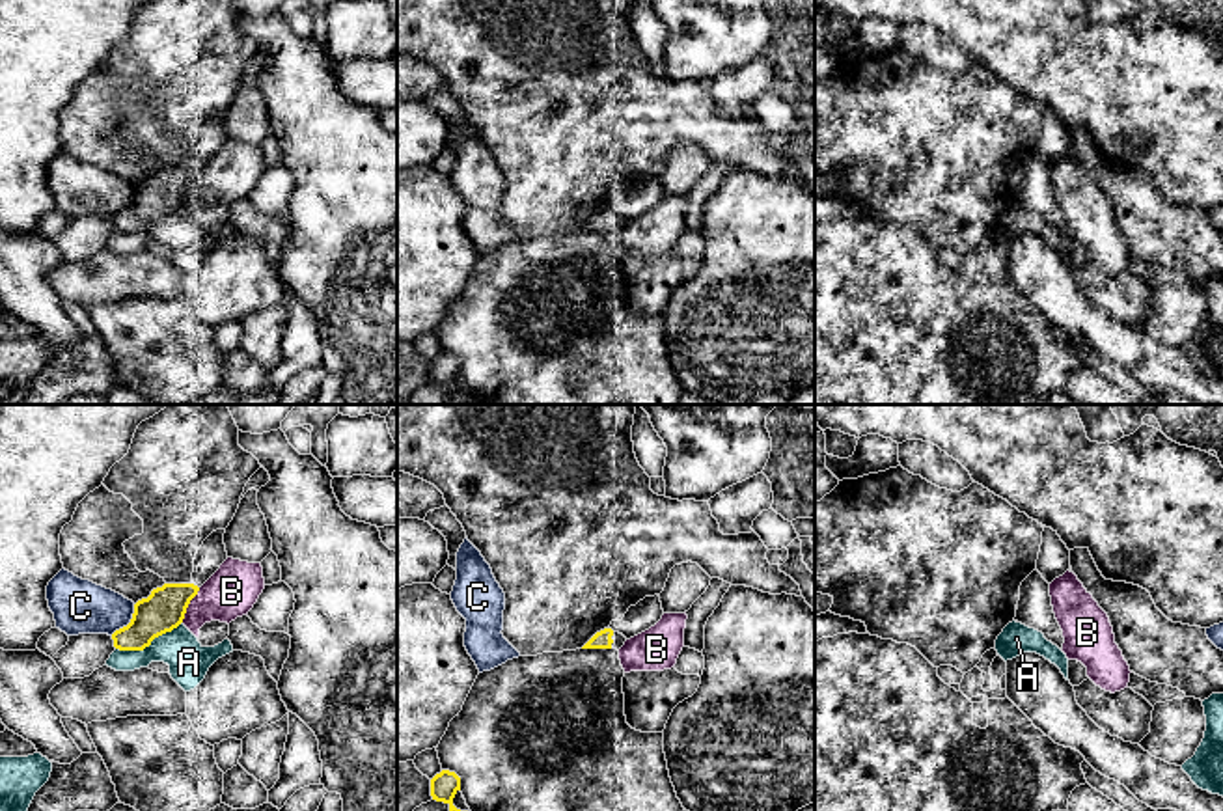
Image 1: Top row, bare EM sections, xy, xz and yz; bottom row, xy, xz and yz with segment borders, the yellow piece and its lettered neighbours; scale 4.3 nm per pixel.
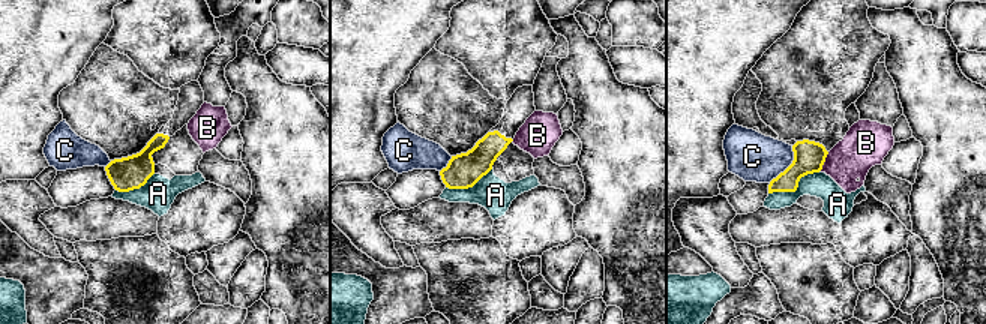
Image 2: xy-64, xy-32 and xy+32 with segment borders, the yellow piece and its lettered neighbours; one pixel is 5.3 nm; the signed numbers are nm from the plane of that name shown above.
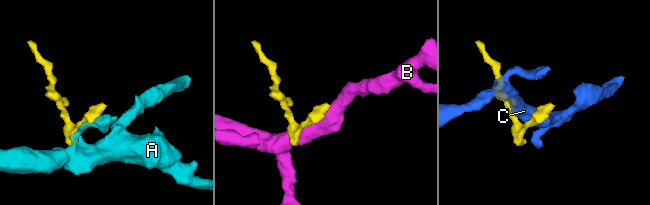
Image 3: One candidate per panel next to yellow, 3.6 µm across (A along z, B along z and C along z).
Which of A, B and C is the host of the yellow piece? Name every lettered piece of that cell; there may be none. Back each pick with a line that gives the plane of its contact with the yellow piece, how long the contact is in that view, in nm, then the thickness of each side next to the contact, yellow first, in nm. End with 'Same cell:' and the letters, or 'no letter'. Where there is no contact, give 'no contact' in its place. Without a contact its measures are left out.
Same cell: no letter

